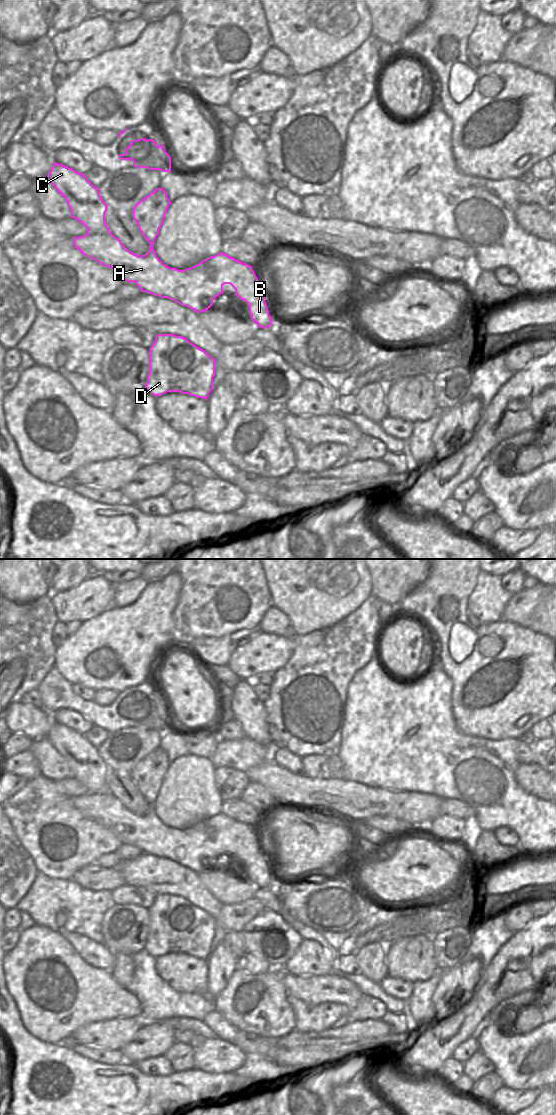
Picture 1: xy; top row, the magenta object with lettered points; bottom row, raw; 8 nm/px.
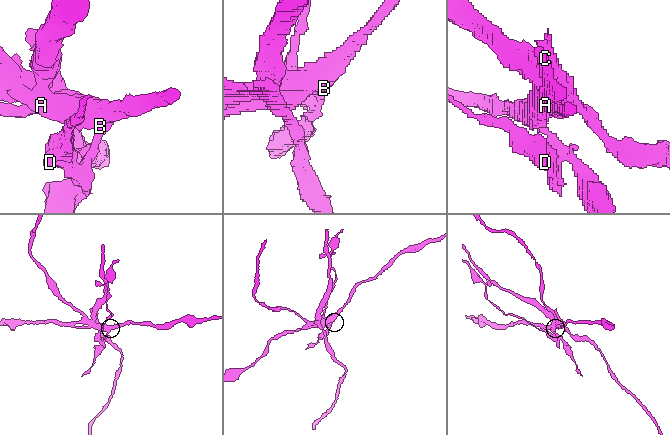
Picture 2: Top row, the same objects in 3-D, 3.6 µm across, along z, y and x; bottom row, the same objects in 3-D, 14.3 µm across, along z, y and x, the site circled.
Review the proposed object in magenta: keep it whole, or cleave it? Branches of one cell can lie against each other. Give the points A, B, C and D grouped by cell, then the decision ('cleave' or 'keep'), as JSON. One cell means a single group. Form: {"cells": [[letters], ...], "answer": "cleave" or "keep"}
{"cells": [["A", "B", "D"], ["C"]], "answer": "cleave"}

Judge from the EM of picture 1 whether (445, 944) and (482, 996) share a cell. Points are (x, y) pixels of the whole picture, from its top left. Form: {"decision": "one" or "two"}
{"decision": "two"}

